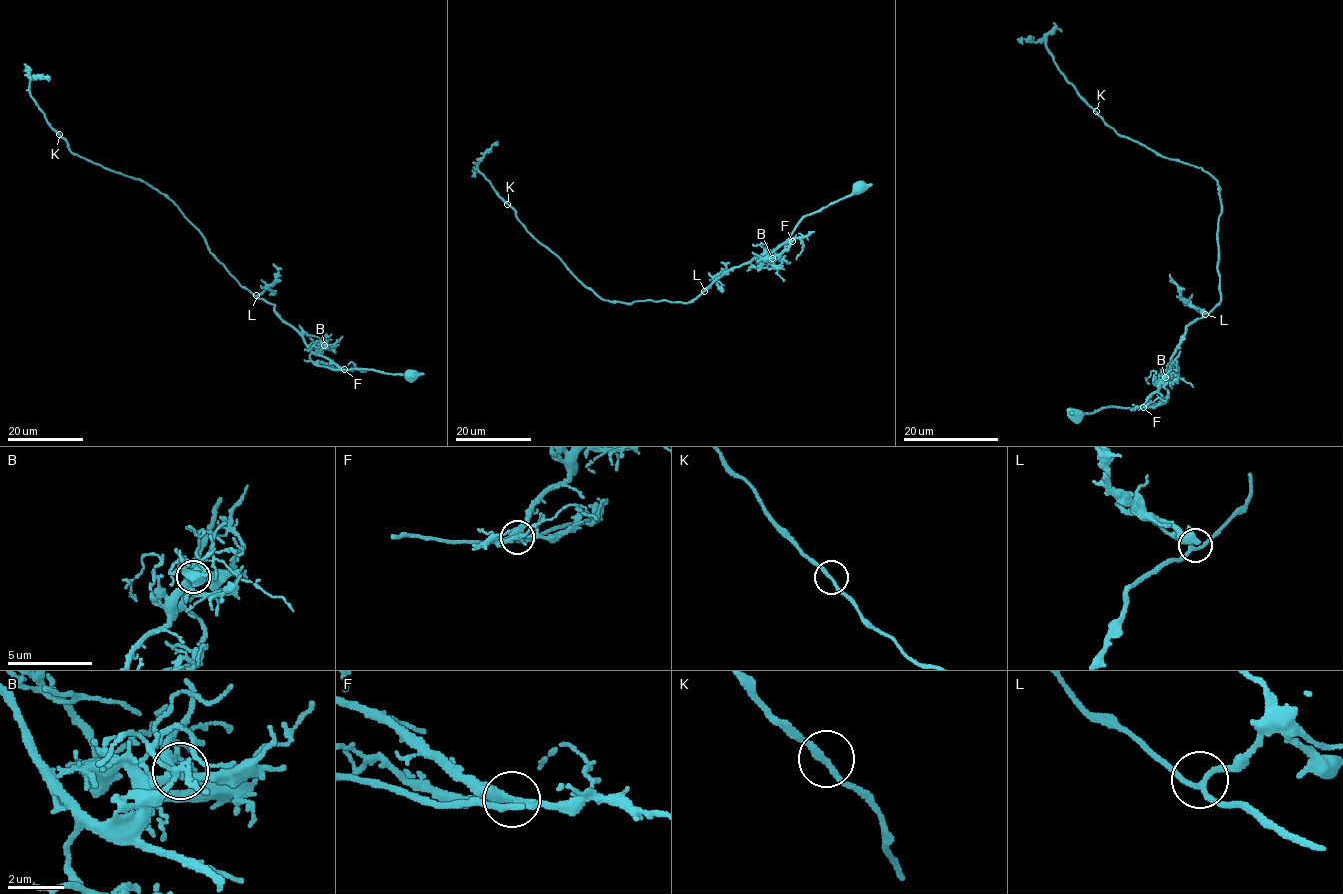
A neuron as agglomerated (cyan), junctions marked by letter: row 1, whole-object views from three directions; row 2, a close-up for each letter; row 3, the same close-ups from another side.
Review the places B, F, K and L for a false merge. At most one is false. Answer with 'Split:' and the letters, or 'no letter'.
Split: no letter

